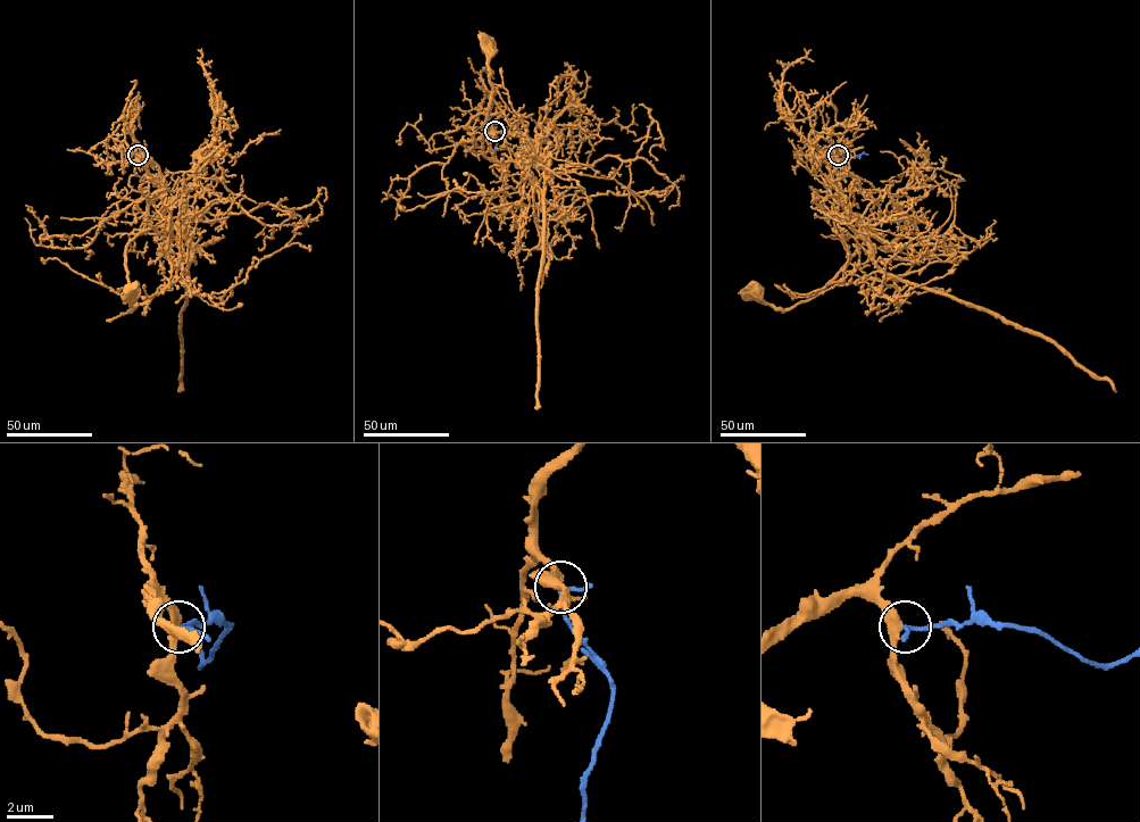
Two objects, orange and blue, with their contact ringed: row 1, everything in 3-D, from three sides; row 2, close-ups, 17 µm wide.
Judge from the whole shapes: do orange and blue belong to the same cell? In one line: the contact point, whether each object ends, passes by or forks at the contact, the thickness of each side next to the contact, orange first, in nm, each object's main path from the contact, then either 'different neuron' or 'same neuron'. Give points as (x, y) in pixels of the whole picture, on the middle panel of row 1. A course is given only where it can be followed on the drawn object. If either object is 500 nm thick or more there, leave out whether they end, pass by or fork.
at (494, 131); orange passes by; blue passes by; 360 nm thick on the orange side, 160 nm on the other; orange runs (494, 131), (492, 123), (502, 116), (526, 139), (526, 152), (492, 162), (482, 149), (492, 93), (488, 44); blue runs (494, 131), (498, 140), (492, 160); same neuron

